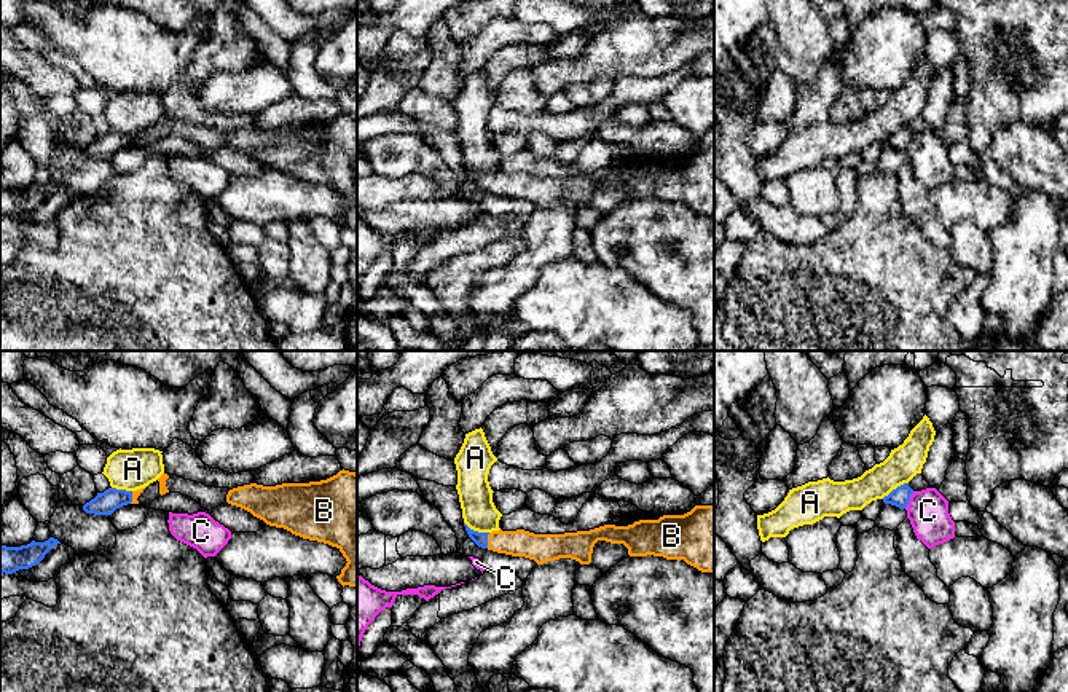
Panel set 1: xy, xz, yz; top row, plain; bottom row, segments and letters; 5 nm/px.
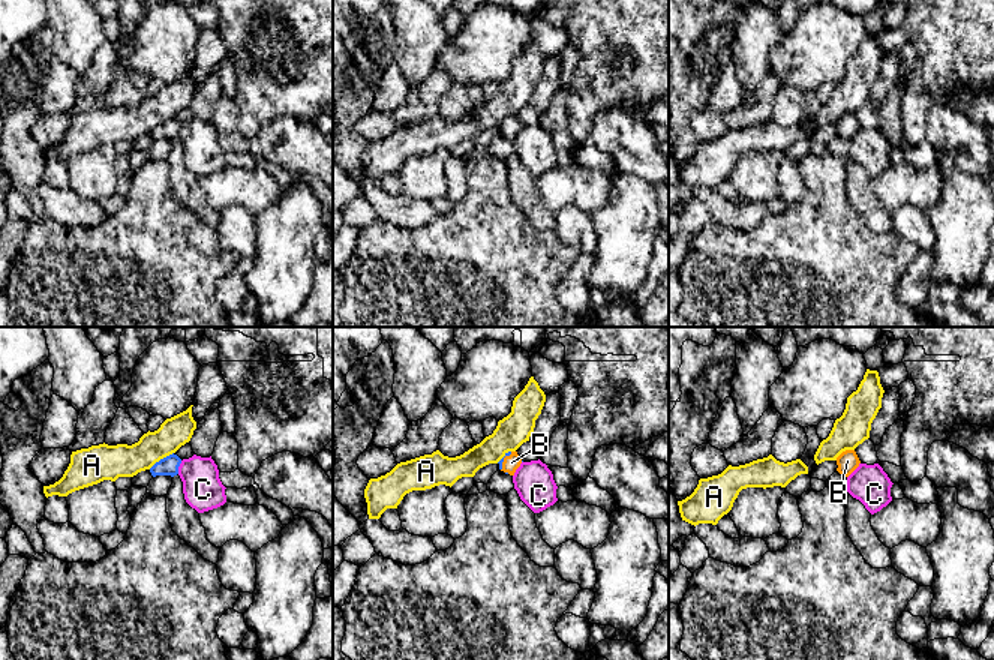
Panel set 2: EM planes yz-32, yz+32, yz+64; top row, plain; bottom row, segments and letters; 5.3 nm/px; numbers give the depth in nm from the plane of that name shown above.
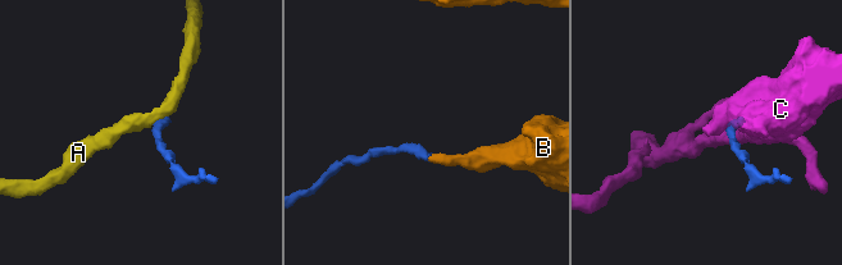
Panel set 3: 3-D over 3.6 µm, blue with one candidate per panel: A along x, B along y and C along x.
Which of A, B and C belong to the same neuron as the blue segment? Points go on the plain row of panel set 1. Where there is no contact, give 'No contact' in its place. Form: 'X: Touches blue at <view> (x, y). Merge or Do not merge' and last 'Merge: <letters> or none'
A: Touches blue at yz (896, 131). Do not merge
B: Touches blue at xz (486, 184). Merge
C: Touches blue at yz (909, 142). Do not merge
Merge: B

